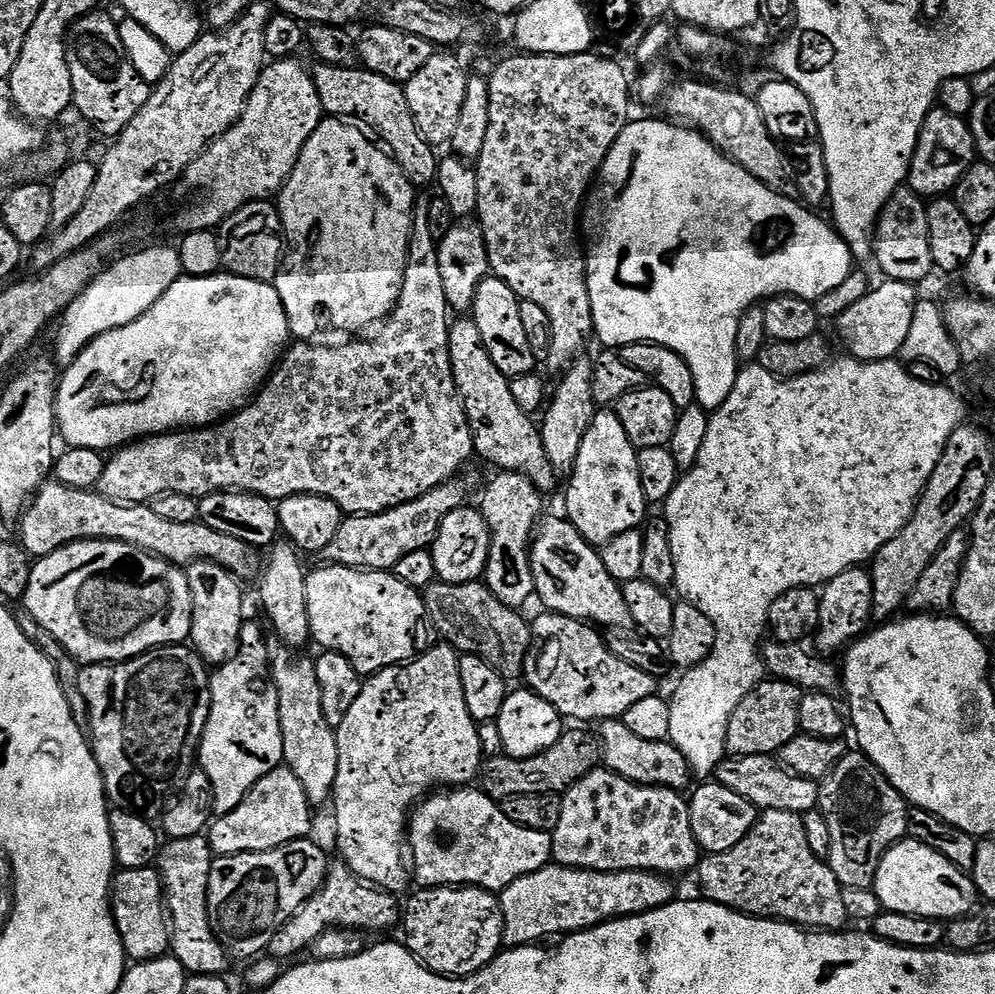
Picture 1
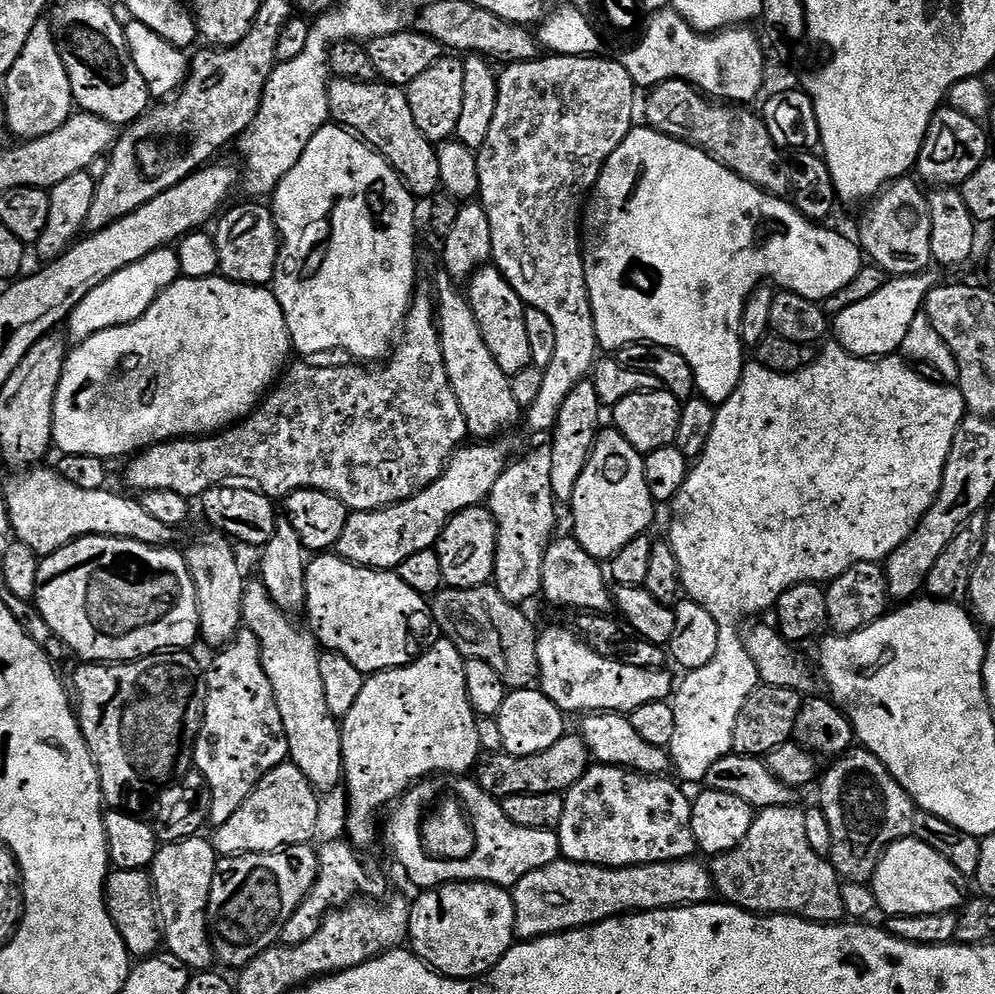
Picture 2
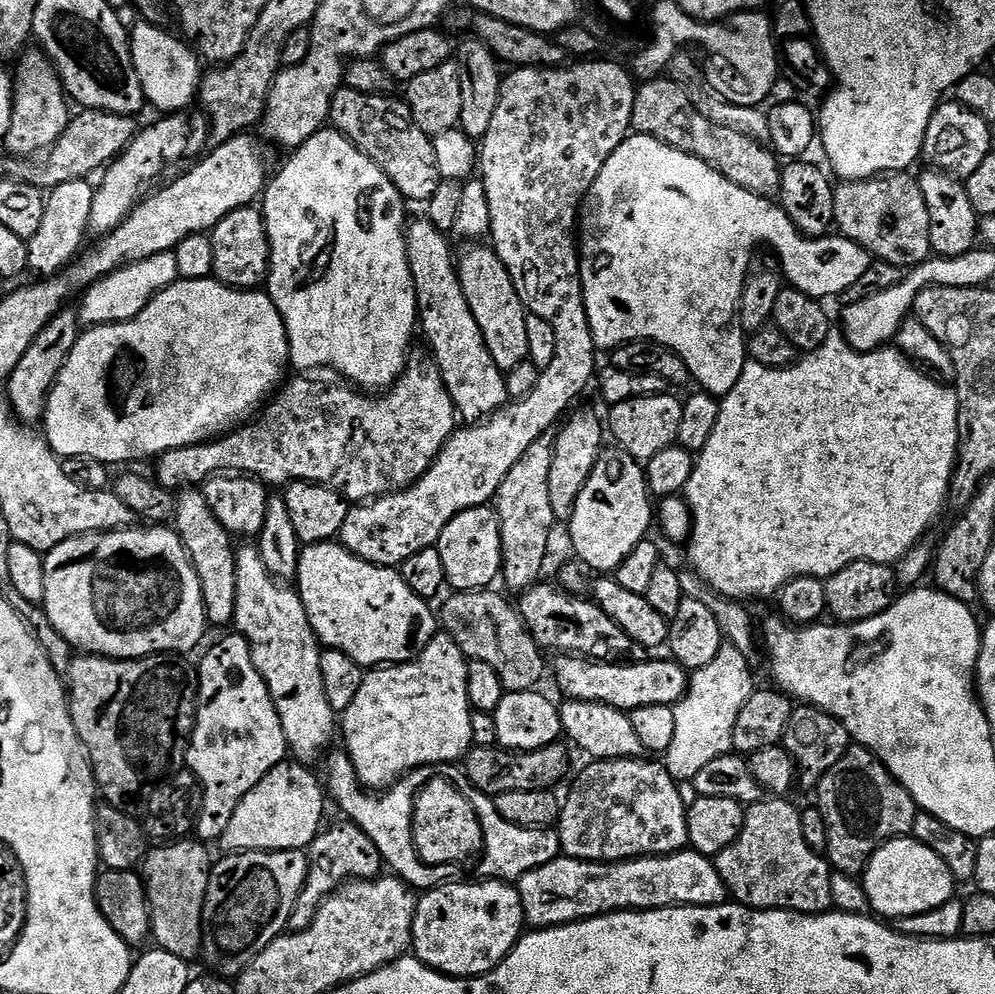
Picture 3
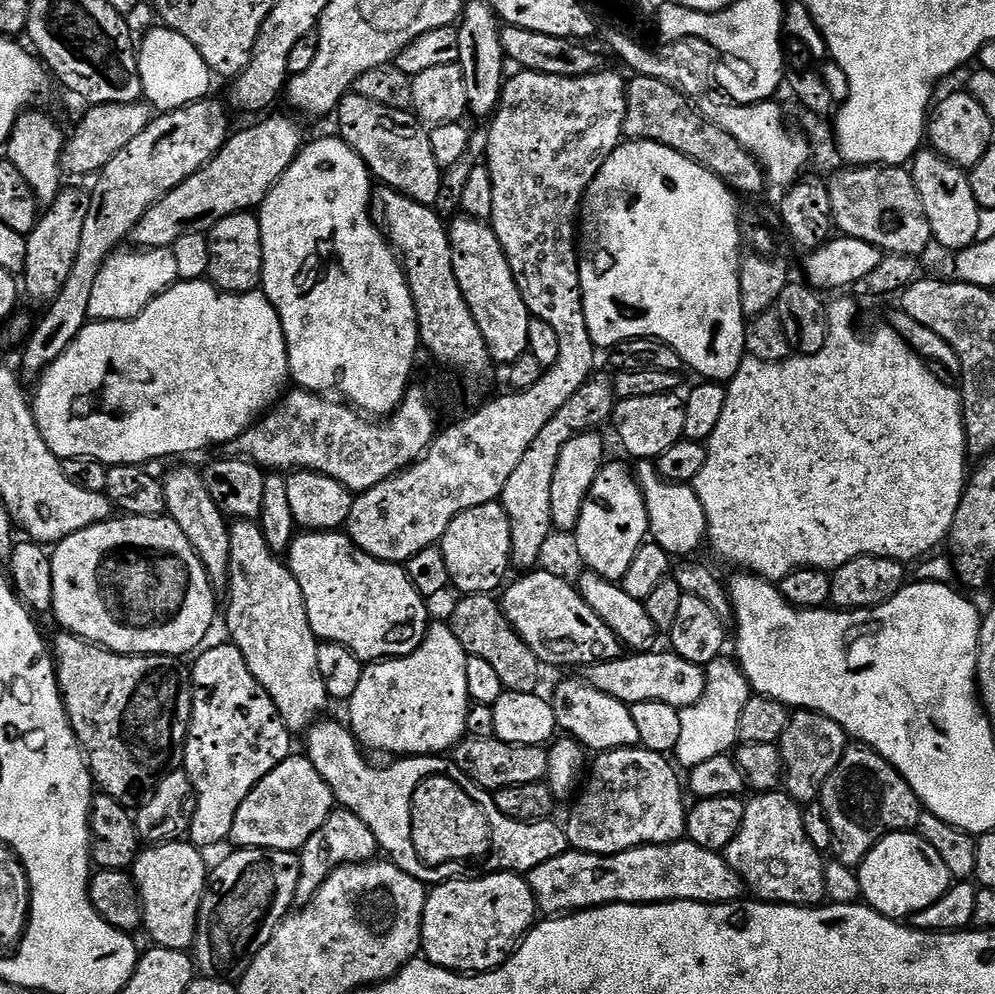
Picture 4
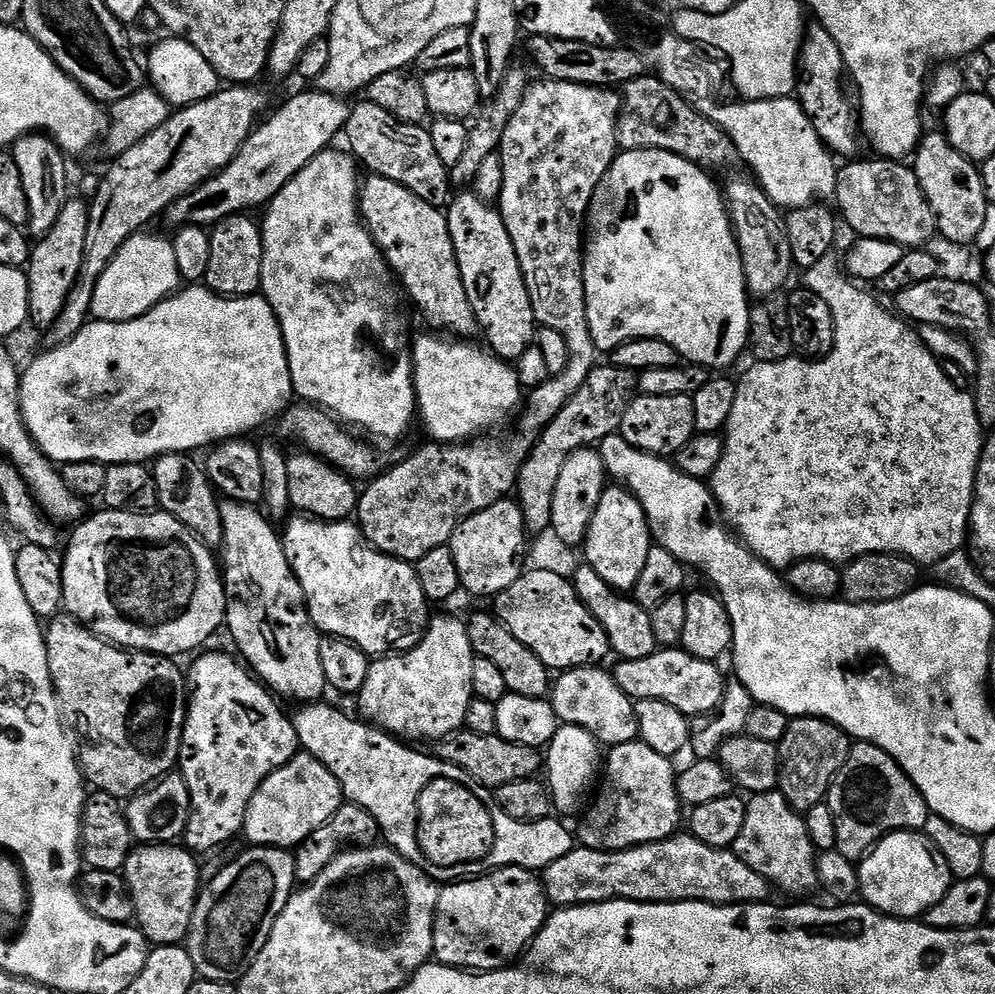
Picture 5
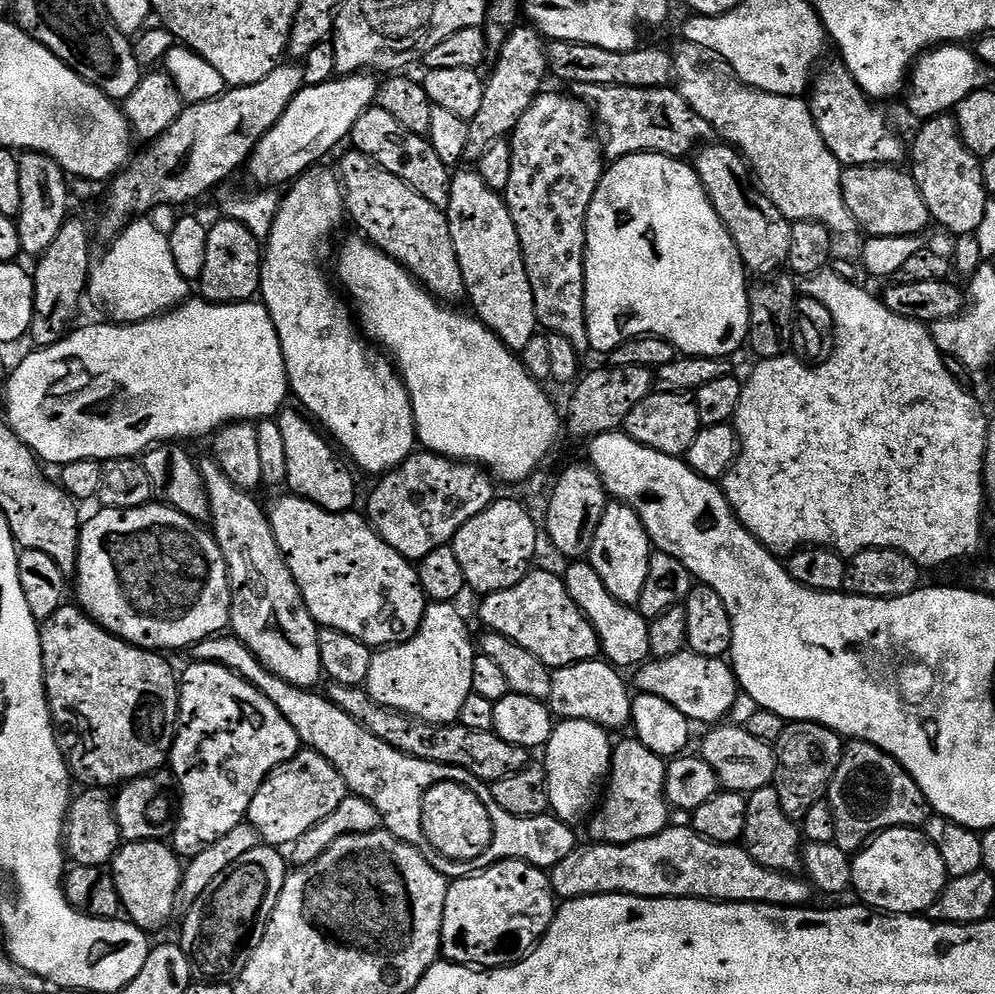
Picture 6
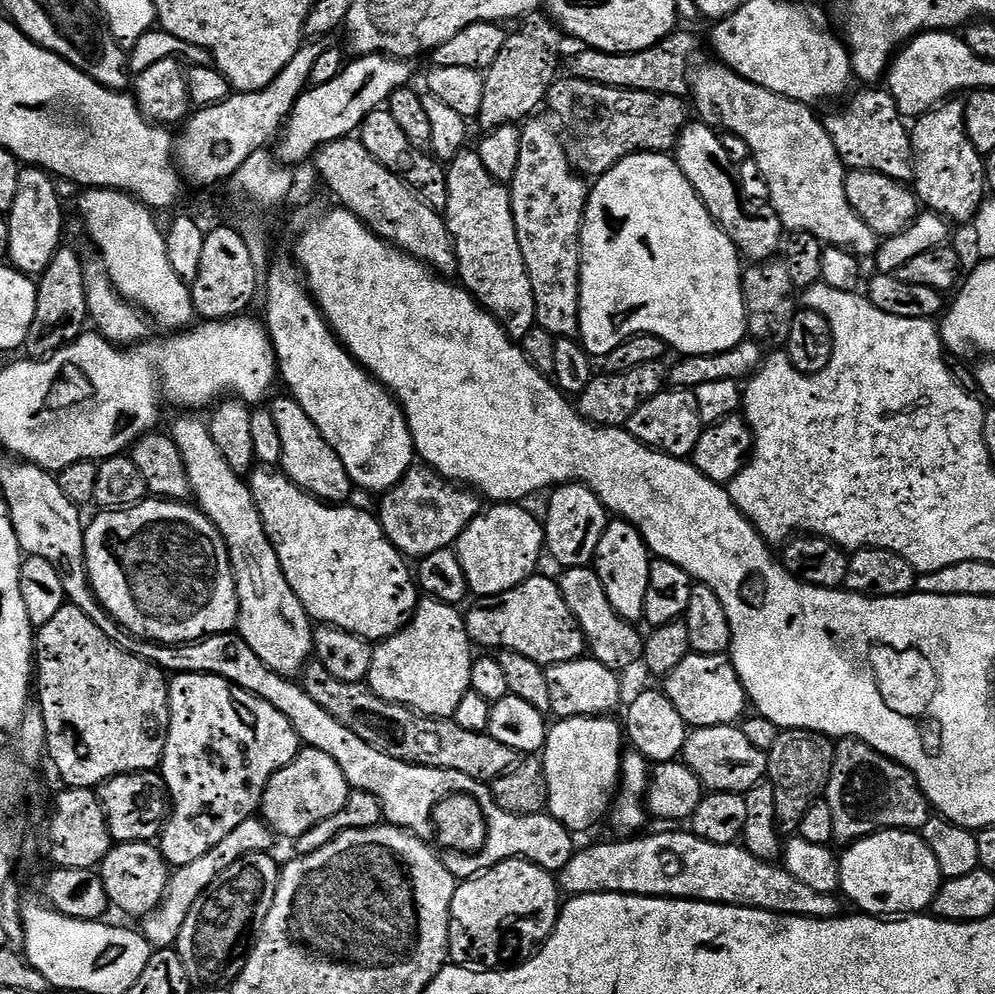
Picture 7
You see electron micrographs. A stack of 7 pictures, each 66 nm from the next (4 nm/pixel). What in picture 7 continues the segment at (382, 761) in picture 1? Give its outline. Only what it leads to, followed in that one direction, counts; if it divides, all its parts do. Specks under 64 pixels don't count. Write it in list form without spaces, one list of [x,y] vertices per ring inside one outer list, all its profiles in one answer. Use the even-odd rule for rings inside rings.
[[[424,598],[417,603],[416,614],[404,629],[373,647],[372,665],[366,681],[374,694],[395,704],[405,704],[414,712],[437,718],[455,717],[458,702],[472,686],[474,645],[468,638],[468,626],[459,607],[443,604],[440,600]]]

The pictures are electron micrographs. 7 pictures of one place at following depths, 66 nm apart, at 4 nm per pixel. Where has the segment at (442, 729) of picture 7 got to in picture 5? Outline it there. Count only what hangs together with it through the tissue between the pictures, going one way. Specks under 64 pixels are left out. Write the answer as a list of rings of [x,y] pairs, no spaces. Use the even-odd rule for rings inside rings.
[[[467,730],[452,732],[448,736],[435,741],[434,755],[437,760],[445,760],[448,764],[458,766],[469,781],[475,782],[481,789],[495,790],[510,782],[531,780],[542,768],[541,749],[522,746],[514,742],[506,742],[501,736],[483,736]]]

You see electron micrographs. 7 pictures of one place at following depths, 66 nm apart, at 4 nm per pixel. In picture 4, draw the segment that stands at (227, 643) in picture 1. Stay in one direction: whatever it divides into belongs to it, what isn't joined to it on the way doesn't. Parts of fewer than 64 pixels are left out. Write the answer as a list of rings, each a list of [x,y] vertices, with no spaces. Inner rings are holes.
[[[180,462],[177,468],[172,468],[168,473],[163,473],[162,483],[166,496],[165,513],[178,527],[182,534],[190,538],[190,546],[198,554],[202,566],[206,570],[209,582],[213,589],[224,590],[228,586],[228,547],[230,546],[230,524],[224,511],[217,506],[214,498],[210,498],[210,490],[206,490],[201,469],[191,468],[190,465]]]

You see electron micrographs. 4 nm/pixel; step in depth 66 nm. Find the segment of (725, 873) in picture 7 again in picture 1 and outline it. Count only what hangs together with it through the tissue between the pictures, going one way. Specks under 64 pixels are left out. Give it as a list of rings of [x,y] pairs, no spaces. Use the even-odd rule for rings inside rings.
[[[555,862],[549,863],[548,867],[534,874],[518,878],[518,882],[499,893],[500,909],[504,915],[504,944],[508,948],[523,948],[543,941],[540,940],[543,936],[559,937],[607,924],[621,916],[641,916],[643,912],[652,912],[677,899],[678,892],[672,884],[675,883],[659,872],[591,872],[585,868],[566,868]]]

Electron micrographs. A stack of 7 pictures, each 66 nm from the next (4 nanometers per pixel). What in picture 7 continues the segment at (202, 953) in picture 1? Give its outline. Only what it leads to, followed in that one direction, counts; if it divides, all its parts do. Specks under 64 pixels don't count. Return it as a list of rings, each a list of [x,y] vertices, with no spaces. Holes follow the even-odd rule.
[[[155,843],[116,844],[98,869],[106,886],[108,903],[128,916],[149,916],[164,900],[170,879],[170,865]]]

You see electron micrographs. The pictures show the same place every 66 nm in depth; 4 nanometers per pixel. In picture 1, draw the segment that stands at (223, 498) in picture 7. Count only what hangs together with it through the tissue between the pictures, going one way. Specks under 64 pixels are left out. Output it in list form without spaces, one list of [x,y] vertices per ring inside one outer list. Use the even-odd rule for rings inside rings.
[[[272,642],[268,645],[268,658],[270,661],[270,667],[272,669],[272,680],[276,684],[276,689],[278,690],[278,710],[280,711],[280,725],[282,726],[282,746],[284,747],[284,764],[286,767],[292,771],[294,778],[298,778],[298,782],[302,782],[302,790],[306,790],[306,798],[308,799],[309,804],[313,806],[319,806],[319,804],[329,803],[332,800],[332,791],[336,785],[336,779],[338,778],[338,742],[336,741],[336,729],[330,726],[330,722],[326,722],[326,714],[322,714],[322,690],[318,690],[318,674],[316,673],[316,665],[311,659],[307,660],[306,657],[300,656],[304,654],[297,654],[293,649],[289,648],[288,645],[282,644],[279,642]]]

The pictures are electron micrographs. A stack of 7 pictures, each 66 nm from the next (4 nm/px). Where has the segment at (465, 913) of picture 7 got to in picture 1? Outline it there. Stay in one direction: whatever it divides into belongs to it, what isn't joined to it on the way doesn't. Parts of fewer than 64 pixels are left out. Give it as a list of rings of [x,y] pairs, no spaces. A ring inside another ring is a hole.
[[[453,886],[451,888],[421,887],[409,898],[402,908],[403,943],[409,952],[431,972],[439,976],[463,978],[473,976],[482,970],[495,956],[500,955],[504,944],[504,915],[500,909],[500,898],[497,893],[488,892],[485,888],[471,886]]]

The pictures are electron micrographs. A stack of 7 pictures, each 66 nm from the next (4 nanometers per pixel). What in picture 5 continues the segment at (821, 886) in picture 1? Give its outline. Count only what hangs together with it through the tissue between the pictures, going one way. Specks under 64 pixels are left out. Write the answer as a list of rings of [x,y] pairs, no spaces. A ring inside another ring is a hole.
[[[779,790],[771,792],[757,792],[747,801],[746,822],[742,826],[742,834],[732,844],[731,851],[735,852],[737,858],[754,872],[768,880],[773,889],[776,888],[788,898],[804,898],[807,892],[817,891],[820,879],[816,873],[817,850],[810,842],[810,834],[804,825],[801,813],[796,812],[787,802]]]

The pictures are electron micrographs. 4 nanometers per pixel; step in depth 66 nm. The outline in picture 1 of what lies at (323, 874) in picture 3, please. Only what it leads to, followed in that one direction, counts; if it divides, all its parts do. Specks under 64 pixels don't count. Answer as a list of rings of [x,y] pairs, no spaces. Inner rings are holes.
[[[336,862],[329,867],[324,885],[304,903],[277,932],[268,937],[267,955],[277,962],[285,962],[299,952],[307,953],[318,937],[333,930],[347,930],[369,934],[384,932],[401,923],[402,904],[393,893],[367,884],[355,876],[348,865]]]

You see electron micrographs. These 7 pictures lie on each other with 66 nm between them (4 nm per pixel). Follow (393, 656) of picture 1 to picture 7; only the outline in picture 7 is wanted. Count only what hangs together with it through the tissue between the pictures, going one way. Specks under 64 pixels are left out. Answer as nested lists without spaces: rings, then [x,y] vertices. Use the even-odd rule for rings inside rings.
[[[260,466],[251,473],[250,487],[252,497],[260,511],[260,517],[264,523],[266,534],[270,538],[270,542],[274,546],[274,550],[278,554],[278,562],[282,566],[282,570],[286,574],[286,578],[290,582],[290,586],[294,590],[294,594],[298,594],[298,598],[302,602],[302,606],[307,610],[309,617],[313,621],[321,624],[332,624],[335,628],[341,628],[347,632],[353,632],[355,636],[362,636],[369,642],[379,642],[388,639],[402,631],[405,626],[412,620],[416,614],[416,606],[418,603],[418,584],[414,579],[414,572],[408,569],[409,561],[400,555],[392,543],[388,541],[388,535],[385,534],[379,519],[375,515],[372,516],[368,512],[363,512],[360,508],[348,508],[352,506],[341,506],[339,504],[326,504],[316,496],[303,492],[300,487],[293,482],[289,476],[284,475],[283,471],[273,470],[268,466]]]

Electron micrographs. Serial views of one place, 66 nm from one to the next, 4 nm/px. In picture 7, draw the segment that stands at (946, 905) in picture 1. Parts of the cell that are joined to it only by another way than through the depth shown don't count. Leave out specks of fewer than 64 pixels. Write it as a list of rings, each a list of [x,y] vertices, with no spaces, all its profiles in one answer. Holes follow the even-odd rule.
[[[890,828],[862,836],[847,845],[840,856],[840,892],[857,904],[861,913],[881,918],[904,918],[931,909],[942,877],[938,862],[923,835]]]

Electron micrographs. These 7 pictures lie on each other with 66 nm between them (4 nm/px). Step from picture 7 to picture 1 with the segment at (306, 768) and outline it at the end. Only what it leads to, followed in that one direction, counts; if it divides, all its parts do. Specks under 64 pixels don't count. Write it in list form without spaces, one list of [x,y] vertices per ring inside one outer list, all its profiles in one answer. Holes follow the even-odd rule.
[[[281,766],[259,780],[234,810],[211,821],[206,832],[208,845],[216,856],[274,850],[283,844],[305,839],[311,833],[308,831],[312,828],[312,812],[314,808],[306,798],[306,790],[302,790],[302,782],[298,782],[286,766]]]

